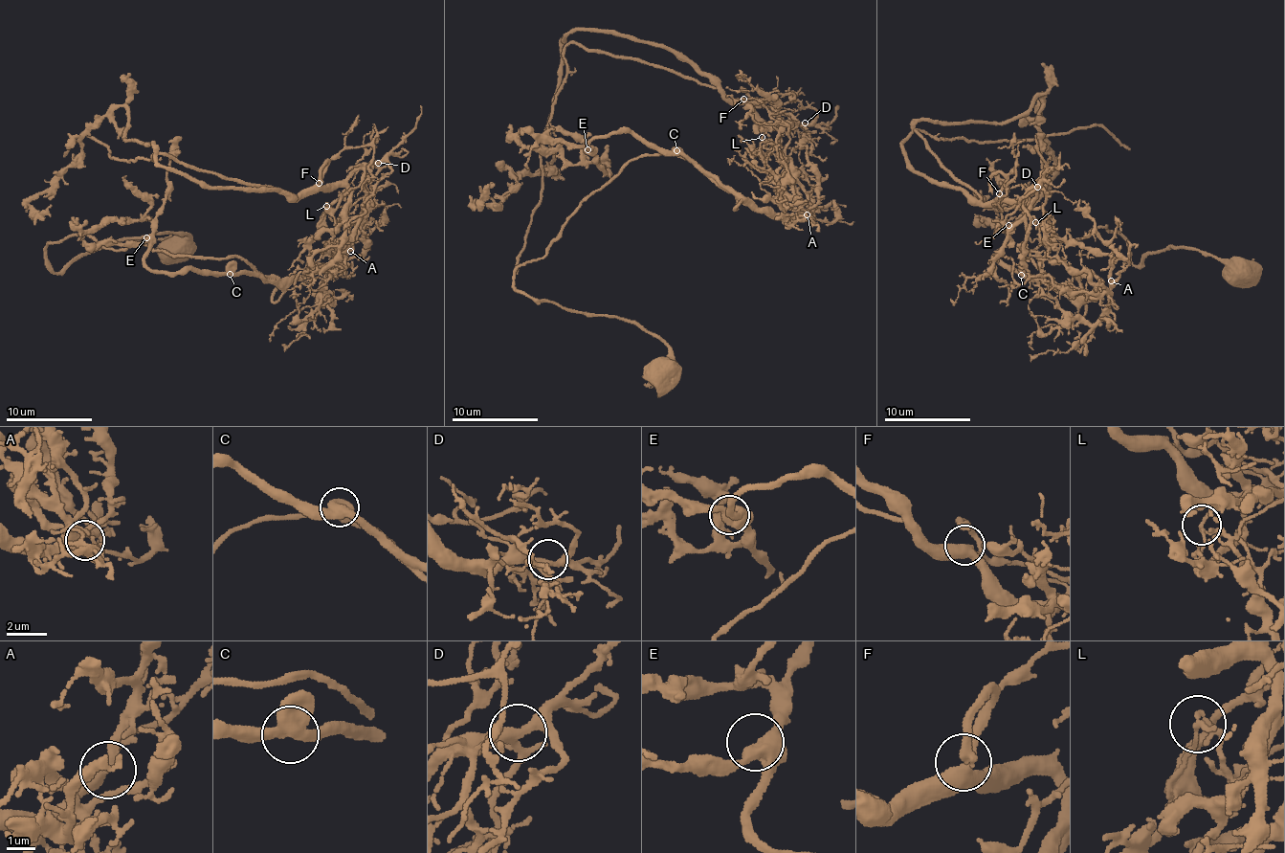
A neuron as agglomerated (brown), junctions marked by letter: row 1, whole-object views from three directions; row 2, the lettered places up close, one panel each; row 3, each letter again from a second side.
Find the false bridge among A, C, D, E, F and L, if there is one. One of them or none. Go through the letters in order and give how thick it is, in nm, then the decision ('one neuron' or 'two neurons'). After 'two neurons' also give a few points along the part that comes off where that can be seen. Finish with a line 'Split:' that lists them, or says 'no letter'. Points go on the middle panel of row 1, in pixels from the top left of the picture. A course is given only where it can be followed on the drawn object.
A: 360 nm thick; one neuron
C: 440 nm thick; one neuron
D: 360 nm thick; one neuron
E: 480 nm thick; one neuron
F: 380 nm thick; one neuron
L: 140 nm thick; two neurons; foreign part runs (762, 137), (769, 151), (780, 129), (747, 104), (565, 41), (551, 160), (476, 205), (493, 184)
Split: L

